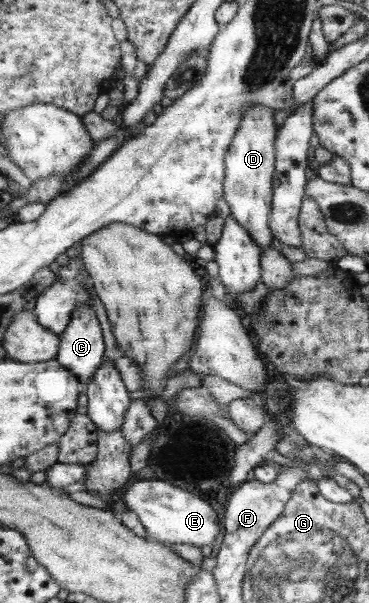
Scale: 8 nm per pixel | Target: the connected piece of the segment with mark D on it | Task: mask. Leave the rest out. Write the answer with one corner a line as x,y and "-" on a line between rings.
253,105
245,112
240,121
239,131
228,148
227,175
224,177
224,200
229,204
230,215
252,237
252,240
261,248
271,245
275,235
271,228
272,198
275,196
276,173
276,135
279,131
275,120
275,109

